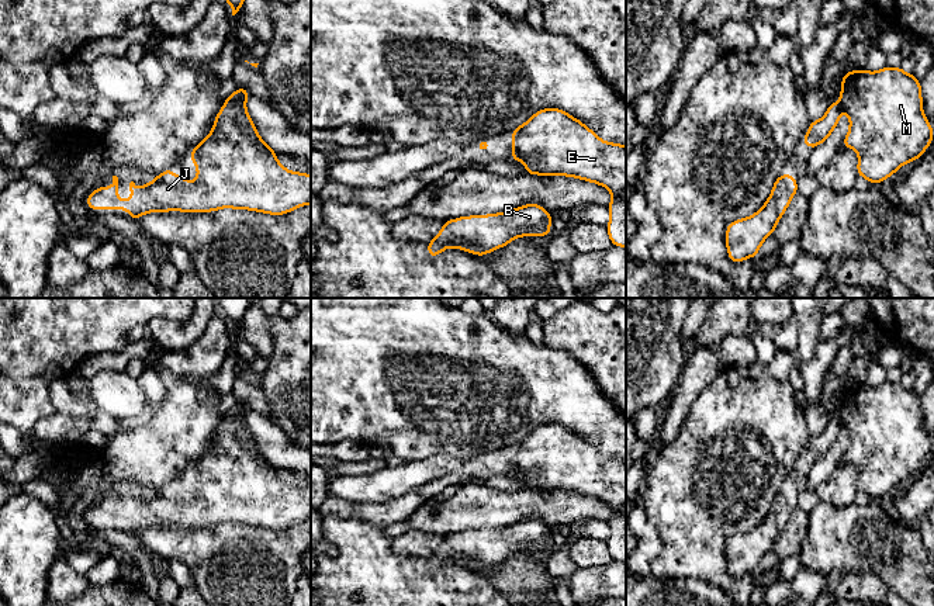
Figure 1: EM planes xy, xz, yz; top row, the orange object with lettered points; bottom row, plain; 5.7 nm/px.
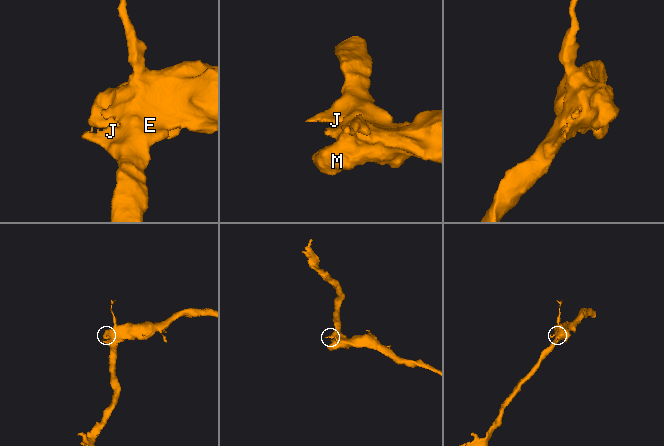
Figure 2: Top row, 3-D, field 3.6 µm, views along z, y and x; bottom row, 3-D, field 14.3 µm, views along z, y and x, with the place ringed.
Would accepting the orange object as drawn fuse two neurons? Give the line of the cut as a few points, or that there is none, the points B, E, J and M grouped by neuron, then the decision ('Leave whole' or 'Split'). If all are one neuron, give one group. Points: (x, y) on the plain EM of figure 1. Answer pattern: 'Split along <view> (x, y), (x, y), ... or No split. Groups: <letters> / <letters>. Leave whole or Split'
No split. Groups: B E J M. Leave whole

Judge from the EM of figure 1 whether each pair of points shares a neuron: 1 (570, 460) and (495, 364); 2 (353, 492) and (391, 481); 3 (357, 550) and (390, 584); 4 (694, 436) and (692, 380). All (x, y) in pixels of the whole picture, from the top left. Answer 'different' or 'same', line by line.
1: different
2: same
3: same
4: different

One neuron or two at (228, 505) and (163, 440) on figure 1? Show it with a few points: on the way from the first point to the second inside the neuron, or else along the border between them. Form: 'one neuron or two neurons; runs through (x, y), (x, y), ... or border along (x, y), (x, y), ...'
two neurons; border along (213, 443), (175, 480), (162, 485)

